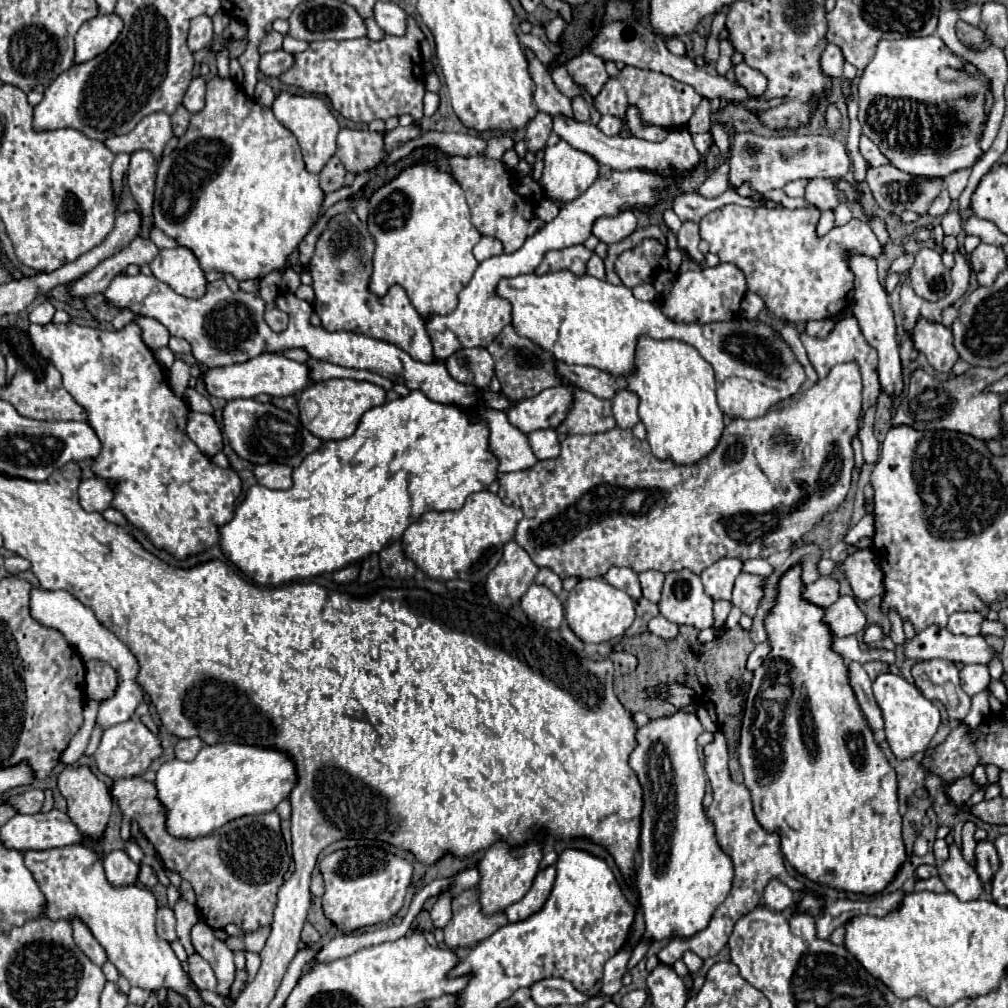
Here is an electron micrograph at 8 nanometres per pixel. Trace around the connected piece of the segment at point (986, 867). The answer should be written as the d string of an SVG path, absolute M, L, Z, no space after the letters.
M984 840L984 842L978 842L976 846L976 874L980 876L980 882L986 884L992 880L992 876L996 874L996 870L1000 868L1000 860L998 860L998 854L996 854L996 848L990 840Z

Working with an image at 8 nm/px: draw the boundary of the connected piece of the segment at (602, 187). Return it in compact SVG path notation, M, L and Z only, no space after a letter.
M670 166L670 174L660 174L654 170L640 170L640 168L610 170L606 174L600 174L600 178L596 178L596 182L584 194L580 194L572 202L566 202L552 222L546 222L540 230L536 230L536 234L526 238L520 250L512 254L492 256L480 262L468 286L460 292L460 302L456 310L446 316L432 316L426 322L426 330L432 340L436 360L444 362L450 354L454 354L460 348L476 348L476 346L486 348L500 334L500 330L512 322L510 302L496 294L496 286L502 278L532 274L548 250L562 250L568 246L584 244L592 236L592 224L602 216L616 216L624 210L652 210L660 202L660 192L680 182L682 176L674 176L674 174L676 170L672 166Z

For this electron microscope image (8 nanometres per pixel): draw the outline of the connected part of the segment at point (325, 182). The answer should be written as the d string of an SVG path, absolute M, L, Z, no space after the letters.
M334 156L326 166L324 170L320 172L320 188L330 194L330 192L336 192L344 186L344 176L346 176L346 170L342 166L342 162Z

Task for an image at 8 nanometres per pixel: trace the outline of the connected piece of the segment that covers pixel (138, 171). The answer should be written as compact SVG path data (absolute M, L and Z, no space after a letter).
M138 150L130 156L128 188L142 210L144 238L148 238L148 228L152 224L152 200L154 200L154 180L156 180L156 160L150 152Z

